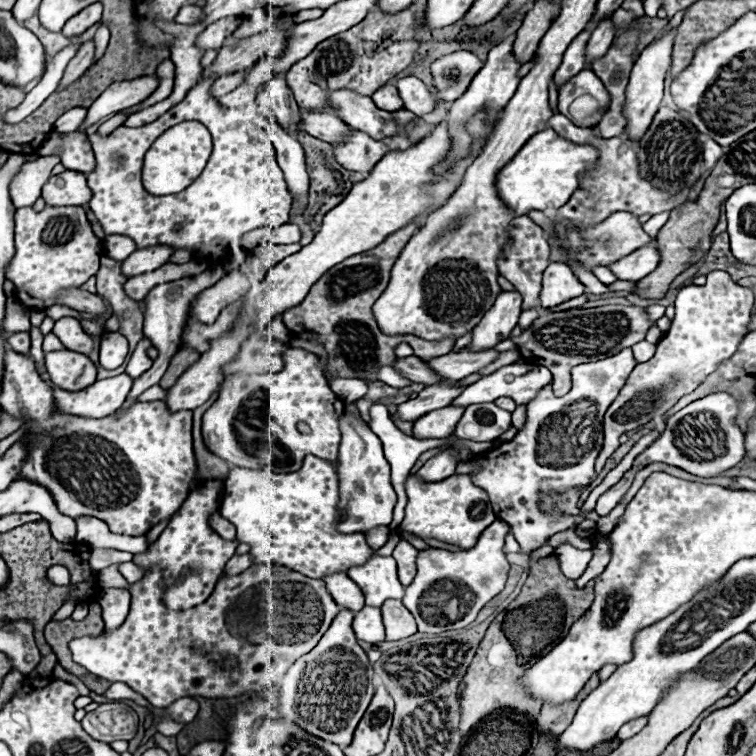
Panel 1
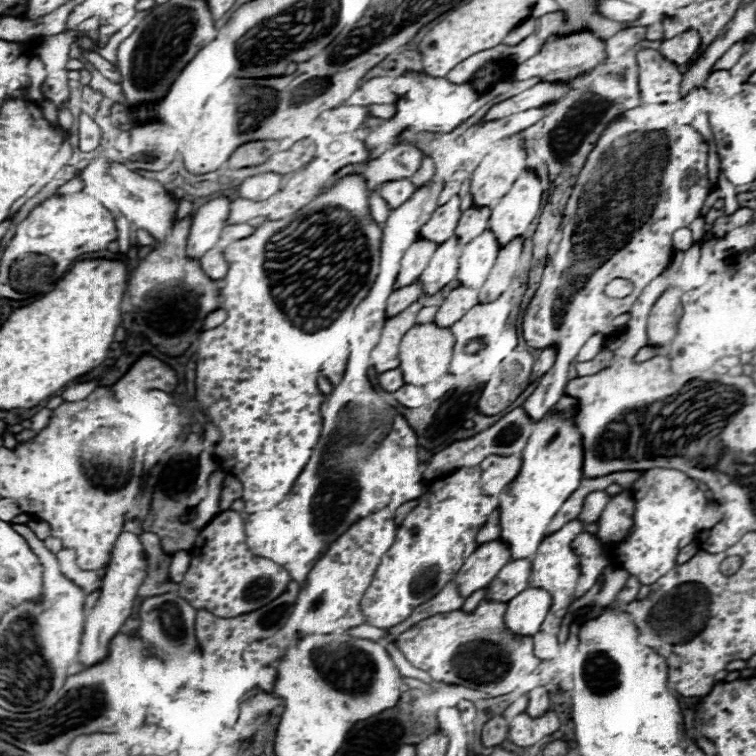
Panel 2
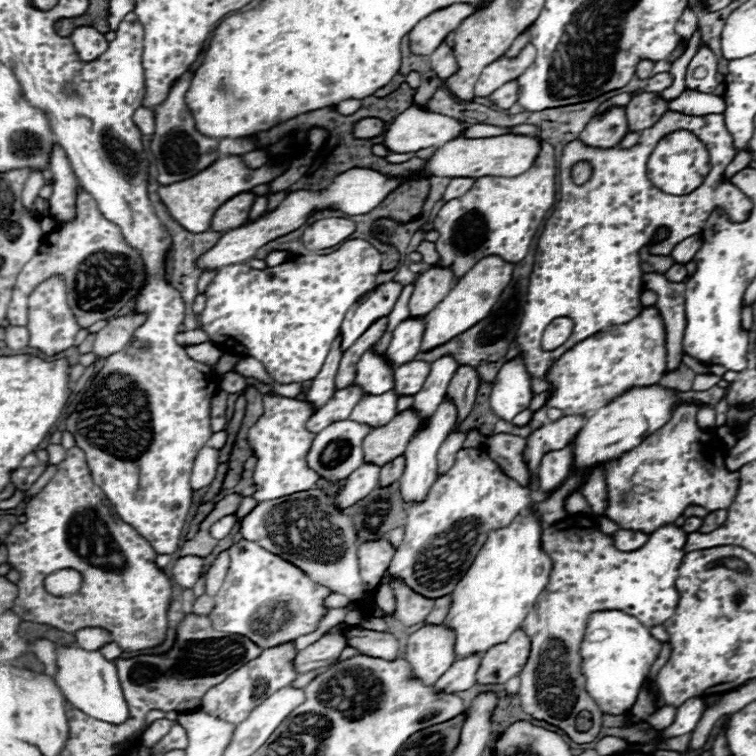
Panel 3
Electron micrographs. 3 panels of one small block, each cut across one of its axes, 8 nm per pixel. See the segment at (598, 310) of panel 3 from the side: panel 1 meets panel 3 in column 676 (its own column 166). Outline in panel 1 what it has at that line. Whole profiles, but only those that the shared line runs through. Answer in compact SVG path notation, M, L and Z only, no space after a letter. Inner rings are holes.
M214 78L200 80L178 106L170 108L162 118L158 118L152 124L146 124L140 128L118 126L114 132L110 132L104 138L98 132L88 134L88 142L90 142L94 158L96 158L96 168L88 174L88 186L94 192L92 200L90 200L90 208L92 208L94 216L98 218L98 222L102 224L102 230L106 236L110 236L110 234L130 236L138 248L148 248L148 246L158 246L158 244L168 244L168 246L174 246L176 250L190 248L194 258L206 260L206 264L214 266L214 264L226 264L226 260L220 260L220 262L216 262L216 260L228 256L228 250L230 250L228 244L236 242L246 232L250 232L254 228L264 228L264 226L282 226L288 222L292 196L286 188L284 174L276 162L274 144L258 128L254 128L250 122L242 120L240 114L234 118L234 112L222 108L214 98L210 98L212 84L214 84ZM188 120L202 122L210 130L212 140L214 140L214 150L212 150L212 156L210 156L204 172L186 190L182 190L174 196L148 194L142 186L144 154L150 150L150 146L154 144L154 140L160 134L164 134L168 128L172 128L180 122L188 122Z

